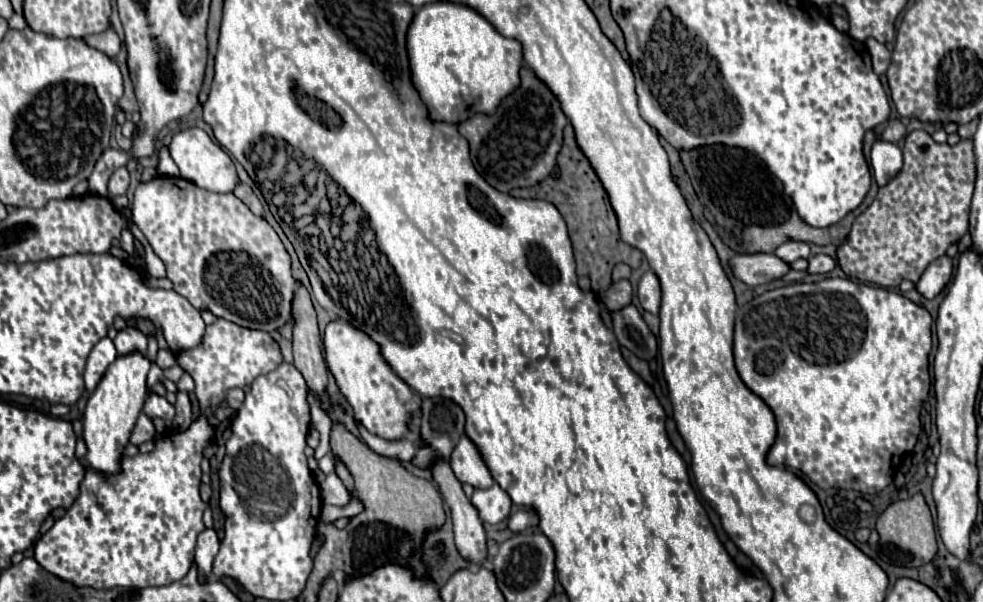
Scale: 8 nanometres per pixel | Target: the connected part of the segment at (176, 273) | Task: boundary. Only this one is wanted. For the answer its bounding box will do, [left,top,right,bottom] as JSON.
[132,177,296,333]

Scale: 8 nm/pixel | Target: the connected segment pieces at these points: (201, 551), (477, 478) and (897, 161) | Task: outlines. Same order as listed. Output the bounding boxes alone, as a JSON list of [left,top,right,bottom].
[[196,527,220,581],[450,435,494,489],[870,141,902,187]]

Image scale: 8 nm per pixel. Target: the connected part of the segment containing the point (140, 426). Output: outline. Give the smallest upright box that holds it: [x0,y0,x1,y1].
[130,413,154,445]

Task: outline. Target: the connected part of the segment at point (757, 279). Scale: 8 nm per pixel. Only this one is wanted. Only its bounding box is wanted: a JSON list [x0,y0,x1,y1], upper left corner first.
[730,253,790,285]

